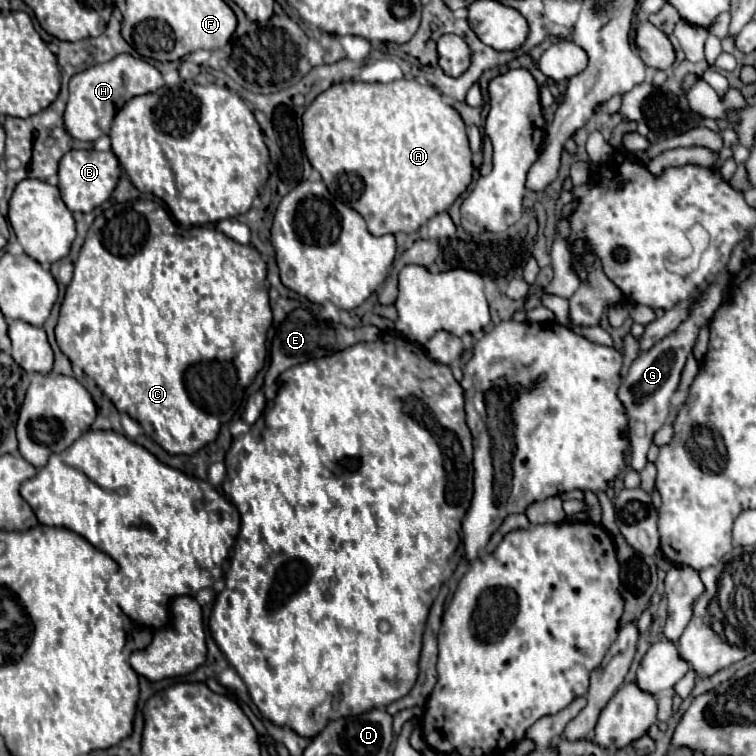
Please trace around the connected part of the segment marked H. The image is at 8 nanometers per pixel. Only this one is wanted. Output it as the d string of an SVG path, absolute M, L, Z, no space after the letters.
M127 53L115 55L111 61L93 65L69 79L69 99L63 111L63 125L67 127L71 137L81 141L95 141L103 135L109 135L113 113L121 109L125 101L135 95L157 91L163 85L163 75L151 63Z

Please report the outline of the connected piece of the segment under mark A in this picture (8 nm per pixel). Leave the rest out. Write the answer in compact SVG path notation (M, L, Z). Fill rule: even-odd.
M397 79L391 83L355 83L355 81L341 81L331 85L327 91L319 93L315 97L315 101L305 109L303 113L303 145L305 145L305 153L309 157L309 163L313 165L313 169L317 169L329 189L331 195L335 195L337 199L341 199L345 205L349 205L351 209L355 209L365 221L367 227L373 235L385 235L385 233L411 233L417 231L421 225L425 225L431 217L435 217L437 213L447 211L453 201L467 189L467 185L471 183L471 149L469 149L469 139L467 139L467 131L465 131L465 123L461 119L461 115L443 101L441 93L429 85L429 83L419 83L417 79Z

